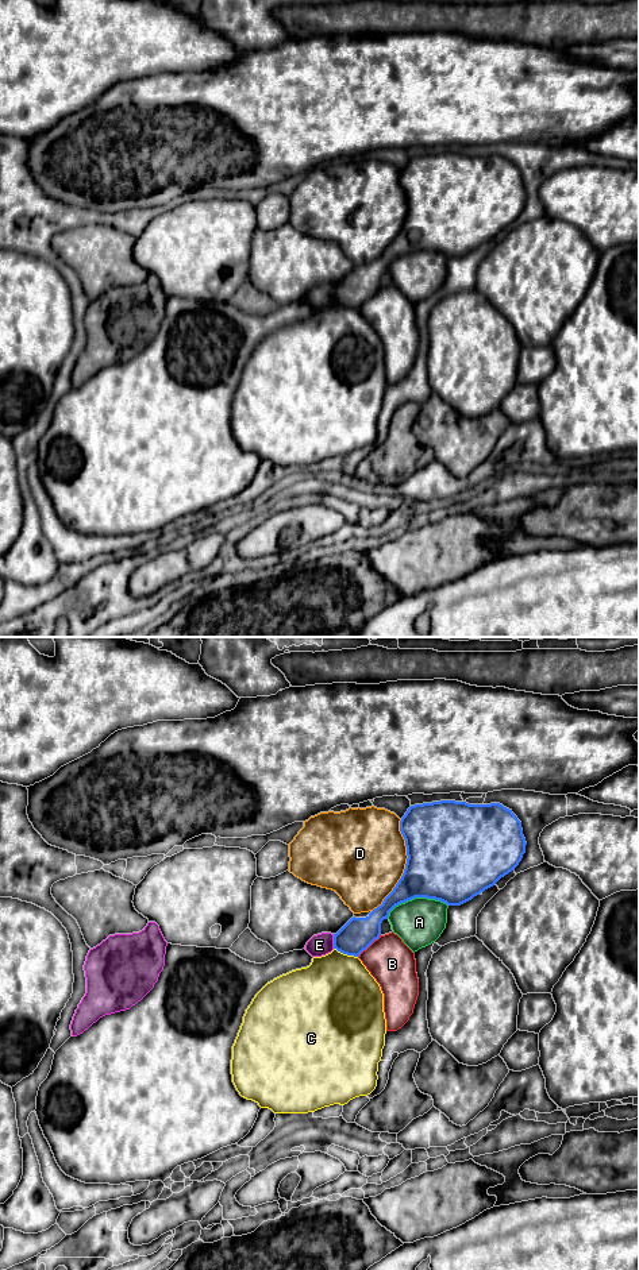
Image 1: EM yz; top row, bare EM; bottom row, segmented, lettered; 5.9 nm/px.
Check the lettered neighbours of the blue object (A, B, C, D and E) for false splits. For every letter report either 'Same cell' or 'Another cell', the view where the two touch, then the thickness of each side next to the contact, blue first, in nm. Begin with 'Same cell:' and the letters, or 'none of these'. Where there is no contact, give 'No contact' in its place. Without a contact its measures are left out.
Same cell: none of these
A: Another cell. Touches blue in yz. Thickness 420 nm (blue) against 280 nm
B: Another cell. Touches blue in yz. Thickness 190 nm (blue) against 280 nm
C: Another cell. Touches blue in yz. Thickness 190 nm (blue) against 460 nm
D: Another cell. Touches blue in yz. Thickness 460 nm (blue) against 480 nm
E: Another cell. Touches blue in yz. Thickness 190 nm (blue) against 130 nm

